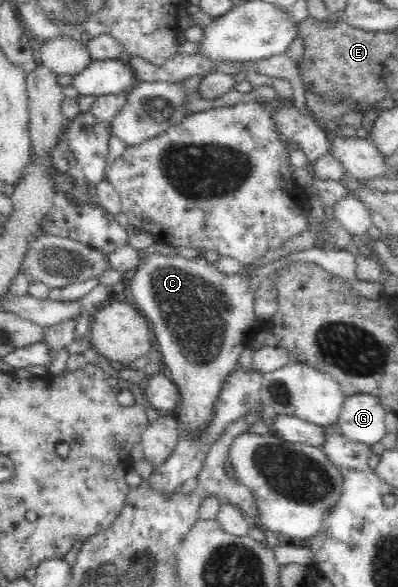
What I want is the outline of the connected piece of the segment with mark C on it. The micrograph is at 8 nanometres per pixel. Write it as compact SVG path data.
M147 252L135 270L131 288L139 312L148 320L154 337L155 347L161 351L162 367L178 388L181 399L179 420L186 425L188 435L199 437L205 433L207 423L215 417L213 405L225 381L235 369L239 354L247 348L256 336L263 336L268 327L254 315L255 295L248 289L250 283L241 275L224 275L214 264L206 261L203 254L195 259L185 259L179 255L165 256Z

